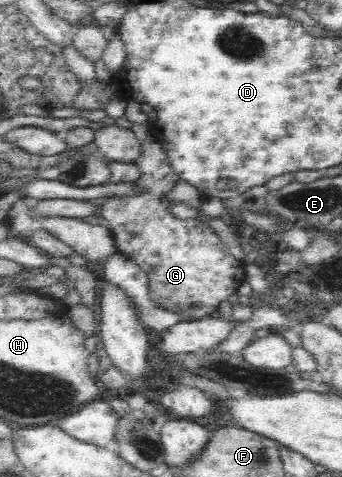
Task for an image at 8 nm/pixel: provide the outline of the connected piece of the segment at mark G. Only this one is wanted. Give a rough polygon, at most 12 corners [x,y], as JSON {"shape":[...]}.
{"shape":[[132,124],[130,195],[100,200],[119,254],[182,321],[237,296],[246,277],[208,227],[180,219],[180,179]]}

